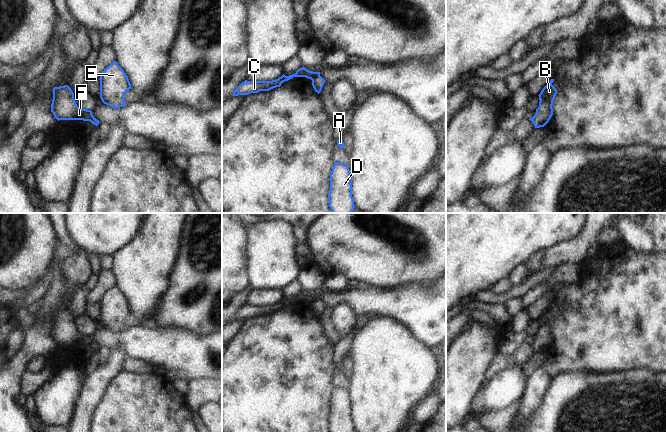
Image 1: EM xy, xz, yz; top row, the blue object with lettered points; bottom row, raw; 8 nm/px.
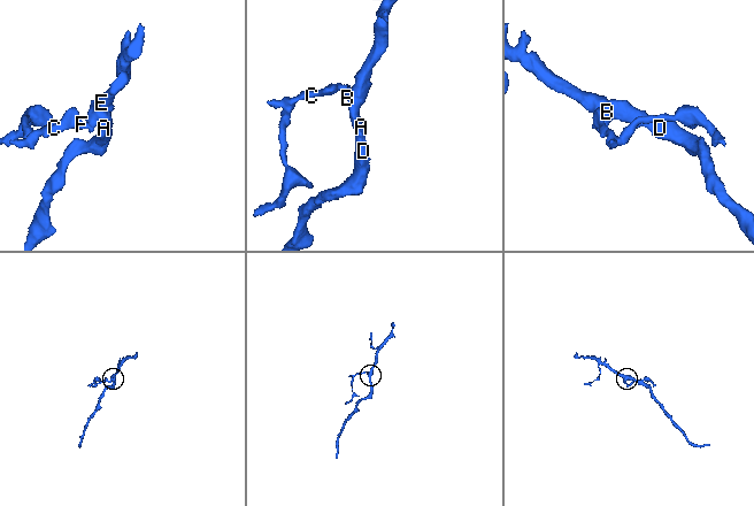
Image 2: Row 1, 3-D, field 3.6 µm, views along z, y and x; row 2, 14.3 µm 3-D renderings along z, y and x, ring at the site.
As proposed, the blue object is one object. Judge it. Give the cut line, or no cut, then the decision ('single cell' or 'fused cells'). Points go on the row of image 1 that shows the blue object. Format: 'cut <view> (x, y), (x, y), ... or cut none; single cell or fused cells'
cut xz (319, 74), (311, 79); fused cells

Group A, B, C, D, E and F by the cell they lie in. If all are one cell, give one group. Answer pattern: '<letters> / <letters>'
A B D E / C F

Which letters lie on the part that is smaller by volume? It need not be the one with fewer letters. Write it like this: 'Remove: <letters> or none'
Remove: C, F.

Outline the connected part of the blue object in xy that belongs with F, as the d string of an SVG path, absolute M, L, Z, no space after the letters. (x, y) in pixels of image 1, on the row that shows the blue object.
M68 85L53 88L51 112L59 120L91 121L94 116L91 110L77 106L74 93Z

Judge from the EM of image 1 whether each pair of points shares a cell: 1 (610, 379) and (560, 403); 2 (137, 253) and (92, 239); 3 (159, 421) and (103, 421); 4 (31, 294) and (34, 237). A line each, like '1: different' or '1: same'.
1: same
2: different
3: same
4: different

